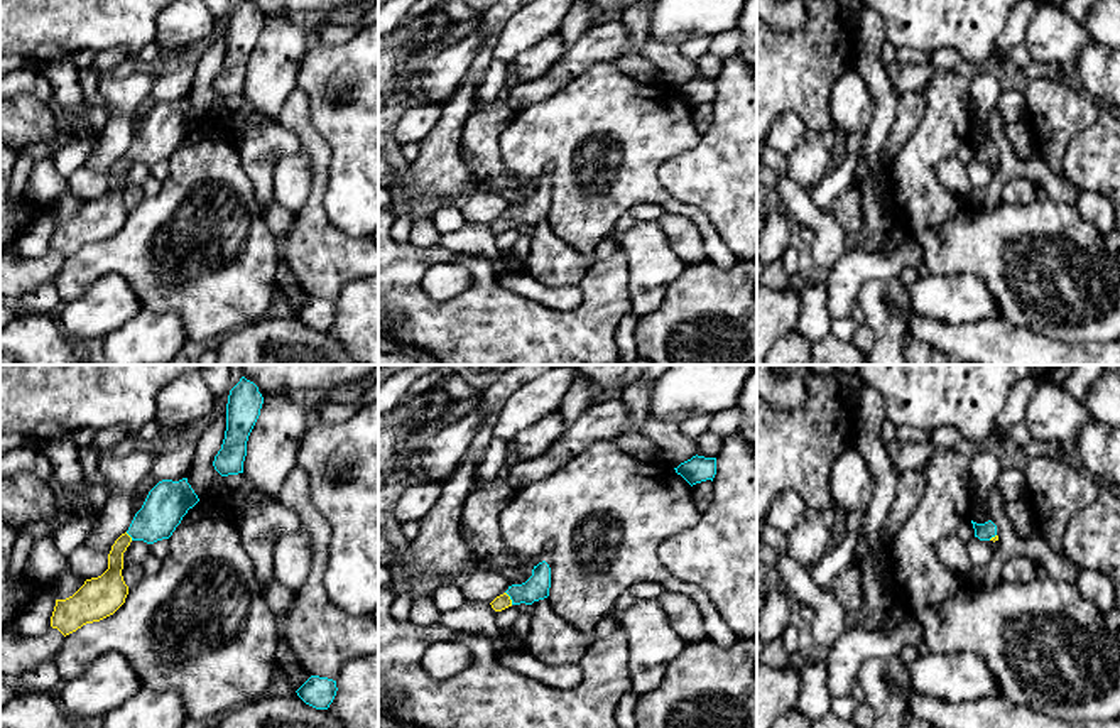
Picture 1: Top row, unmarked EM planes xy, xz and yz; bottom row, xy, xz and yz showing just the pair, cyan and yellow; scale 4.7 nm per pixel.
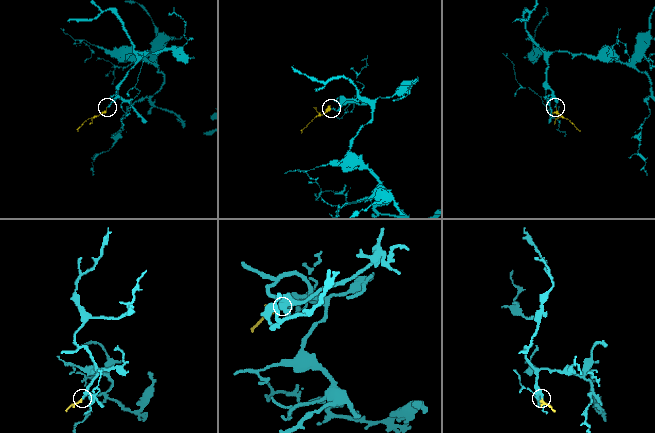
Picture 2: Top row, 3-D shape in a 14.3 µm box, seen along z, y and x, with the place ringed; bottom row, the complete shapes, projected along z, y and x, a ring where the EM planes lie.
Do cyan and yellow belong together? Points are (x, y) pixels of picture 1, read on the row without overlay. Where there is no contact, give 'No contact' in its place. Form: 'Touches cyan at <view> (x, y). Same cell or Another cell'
Touches cyan at xz (511, 220). Same cell

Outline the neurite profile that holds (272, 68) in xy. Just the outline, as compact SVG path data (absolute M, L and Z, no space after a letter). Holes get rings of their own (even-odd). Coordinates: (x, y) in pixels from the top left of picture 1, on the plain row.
M289 15L264 19L260 37L247 62L243 96L253 113L277 122L277 117L297 88L297 76L307 52L307 30L294 25Z

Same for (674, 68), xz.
M647 37L640 54L661 71L661 84L677 90L698 76L698 64L686 59L676 44L666 44Z

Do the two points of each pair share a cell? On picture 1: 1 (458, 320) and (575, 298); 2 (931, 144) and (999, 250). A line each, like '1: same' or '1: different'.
1: different
2: same

